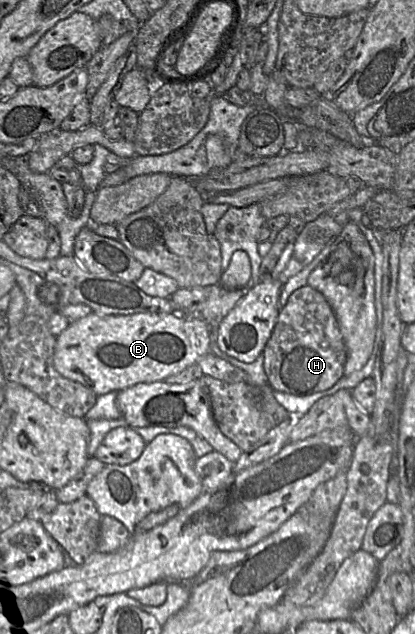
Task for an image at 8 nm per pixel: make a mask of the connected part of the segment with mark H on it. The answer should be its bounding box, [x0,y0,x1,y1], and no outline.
[263,285,347,396]

